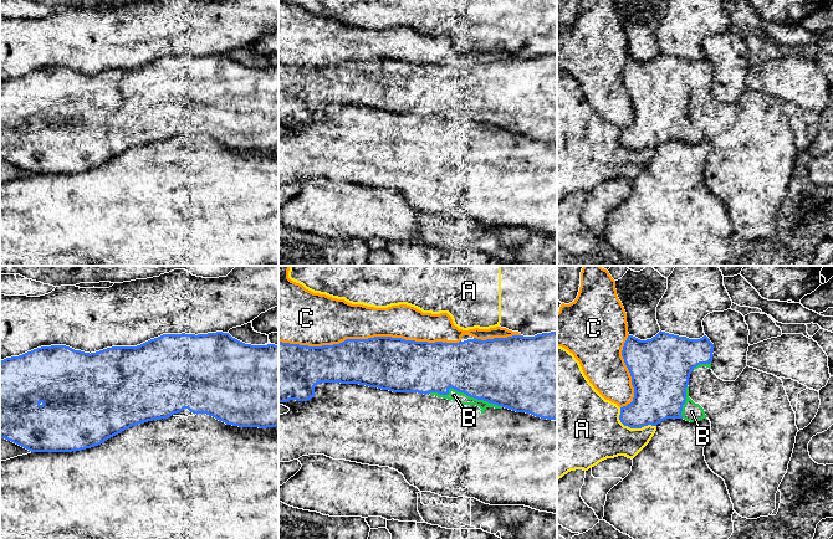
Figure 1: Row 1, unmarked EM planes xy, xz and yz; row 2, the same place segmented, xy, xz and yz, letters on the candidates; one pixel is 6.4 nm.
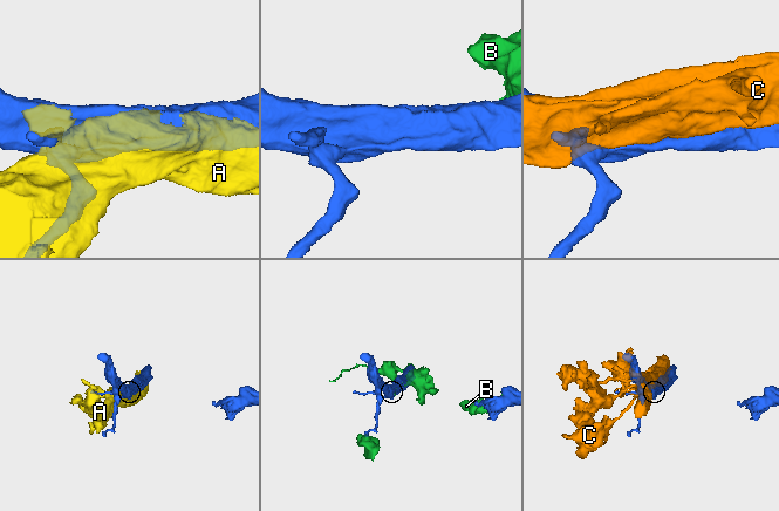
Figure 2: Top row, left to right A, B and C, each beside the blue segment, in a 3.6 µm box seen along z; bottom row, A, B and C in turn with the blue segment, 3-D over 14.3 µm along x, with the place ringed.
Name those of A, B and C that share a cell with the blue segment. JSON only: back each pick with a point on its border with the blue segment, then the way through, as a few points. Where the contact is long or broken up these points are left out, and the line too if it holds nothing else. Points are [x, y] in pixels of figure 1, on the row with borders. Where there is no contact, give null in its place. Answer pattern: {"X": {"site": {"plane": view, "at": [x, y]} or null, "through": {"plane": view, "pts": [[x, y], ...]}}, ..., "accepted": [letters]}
{"B": {"site": {"plane": "xz", "at": [465, 393]}}, "accepted": ["B"]}

